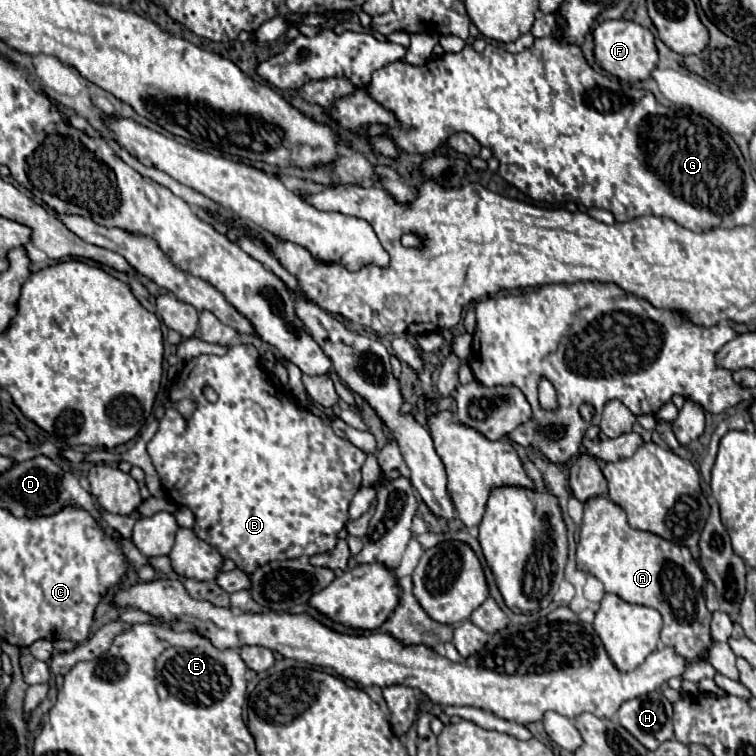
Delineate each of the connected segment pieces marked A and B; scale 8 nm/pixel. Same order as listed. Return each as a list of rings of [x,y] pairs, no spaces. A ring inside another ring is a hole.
[[[594,497],[584,505],[576,563],[582,571],[596,575],[604,583],[606,593],[614,593],[628,603],[656,609],[664,621],[660,641],[666,647],[672,647],[688,663],[696,663],[704,657],[712,643],[712,613],[704,605],[704,573],[688,549],[672,545],[652,533],[632,529],[626,521],[626,513],[618,505],[612,505],[606,497]]]
[[[236,345],[232,347],[224,357],[216,357],[216,355],[200,355],[200,357],[194,357],[192,361],[188,361],[184,365],[184,371],[180,371],[172,391],[170,391],[170,401],[178,403],[182,399],[192,399],[196,403],[196,409],[192,413],[190,419],[186,419],[176,407],[170,407],[166,409],[164,417],[160,419],[160,427],[156,431],[156,435],[150,439],[148,443],[148,453],[152,457],[152,463],[158,471],[158,477],[162,481],[162,487],[166,491],[166,495],[174,501],[174,503],[180,503],[184,507],[188,507],[194,517],[196,517],[196,523],[194,523],[194,533],[208,541],[208,545],[216,547],[218,553],[224,557],[224,559],[232,559],[236,563],[236,567],[244,573],[252,573],[252,569],[256,569],[258,565],[264,565],[268,561],[278,561],[278,559],[296,559],[296,557],[302,557],[302,555],[318,555],[318,553],[326,553],[326,551],[332,551],[334,545],[336,545],[336,535],[340,529],[344,529],[350,521],[348,517],[348,507],[350,507],[350,501],[352,497],[356,495],[356,491],[360,489],[360,467],[364,465],[366,461],[366,453],[362,449],[358,449],[356,445],[352,445],[348,439],[342,439],[338,437],[320,417],[316,417],[314,413],[310,413],[308,409],[300,409],[296,407],[296,403],[290,399],[290,395],[282,389],[282,387],[276,387],[266,371],[260,367],[260,357],[258,357],[258,351],[252,347],[252,345]],[[204,387],[212,387],[216,393],[218,393],[218,401],[216,403],[210,403],[206,401],[204,397]]]

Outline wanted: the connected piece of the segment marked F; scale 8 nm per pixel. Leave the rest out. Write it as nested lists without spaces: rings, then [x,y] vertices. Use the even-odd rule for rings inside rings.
[[[628,19],[602,21],[592,31],[592,37],[594,37],[596,63],[604,71],[608,71],[610,75],[614,75],[622,81],[628,81],[628,83],[644,81],[644,79],[650,77],[650,71],[658,63],[658,51],[656,51],[656,45],[654,45],[654,35],[646,27],[642,27],[634,21],[628,21]]]

